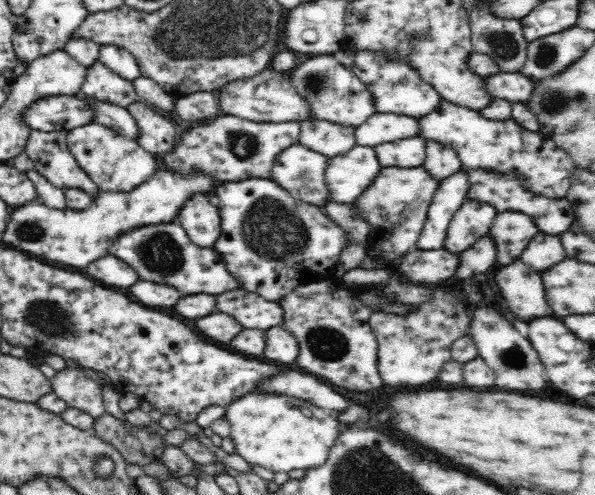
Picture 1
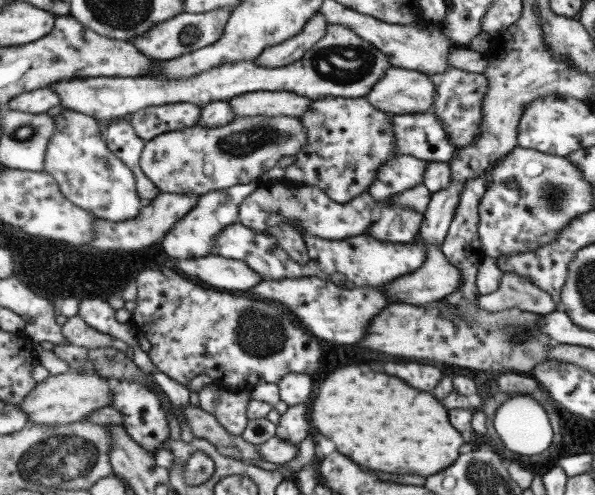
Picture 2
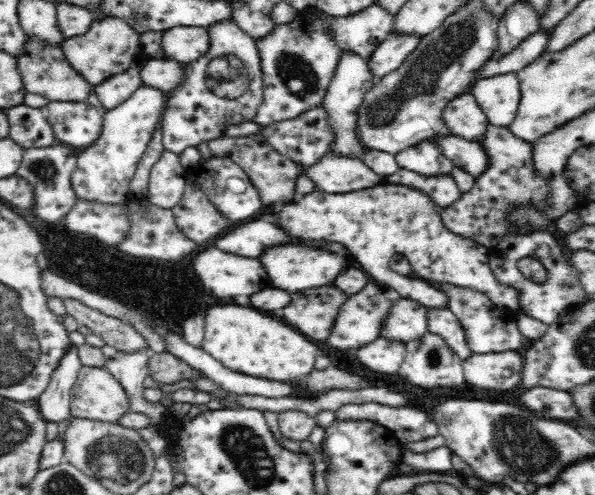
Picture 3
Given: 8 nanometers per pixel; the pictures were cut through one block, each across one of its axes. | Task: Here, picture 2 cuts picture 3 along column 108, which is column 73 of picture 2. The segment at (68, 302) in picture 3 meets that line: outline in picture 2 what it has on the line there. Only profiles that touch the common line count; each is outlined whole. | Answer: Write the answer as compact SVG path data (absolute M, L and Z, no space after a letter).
M78 314L72 318L63 319L61 322L63 337L69 344L85 346L88 349L110 348L112 346L112 335L90 328Z

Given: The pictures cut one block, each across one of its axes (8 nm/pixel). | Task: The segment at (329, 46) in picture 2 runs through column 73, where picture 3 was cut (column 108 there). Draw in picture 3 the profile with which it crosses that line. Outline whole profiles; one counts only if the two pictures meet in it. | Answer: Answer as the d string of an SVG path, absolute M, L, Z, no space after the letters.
M134 62L128 70L112 75L100 84L94 85L94 90L102 106L110 110L130 98L132 93L142 85L140 68Z

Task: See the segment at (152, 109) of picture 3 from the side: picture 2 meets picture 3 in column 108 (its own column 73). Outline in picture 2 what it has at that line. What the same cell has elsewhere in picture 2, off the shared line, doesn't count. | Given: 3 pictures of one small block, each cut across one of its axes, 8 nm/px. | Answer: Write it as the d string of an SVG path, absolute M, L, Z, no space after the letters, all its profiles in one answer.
M64 109L55 116L54 136L46 150L43 170L54 178L62 195L75 206L94 217L110 222L124 222L140 216L144 203L136 192L136 178L103 140L99 120L72 109Z

